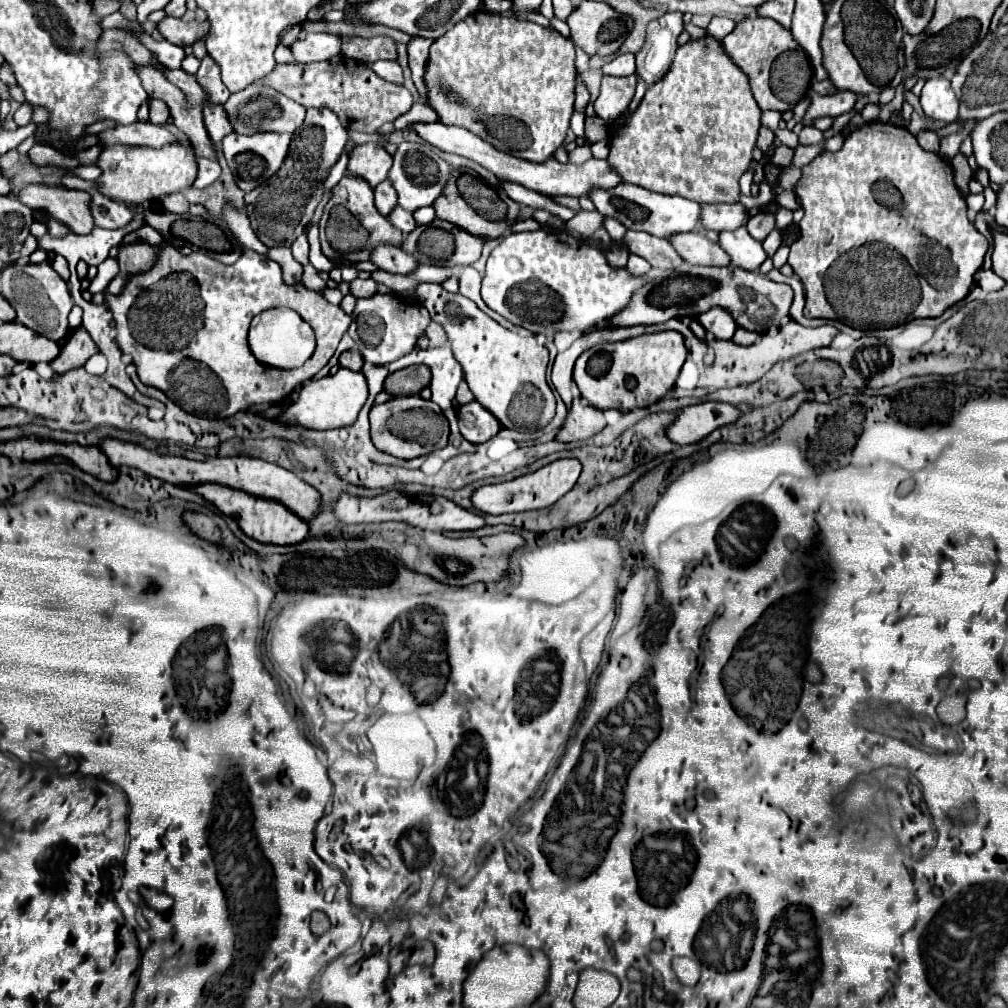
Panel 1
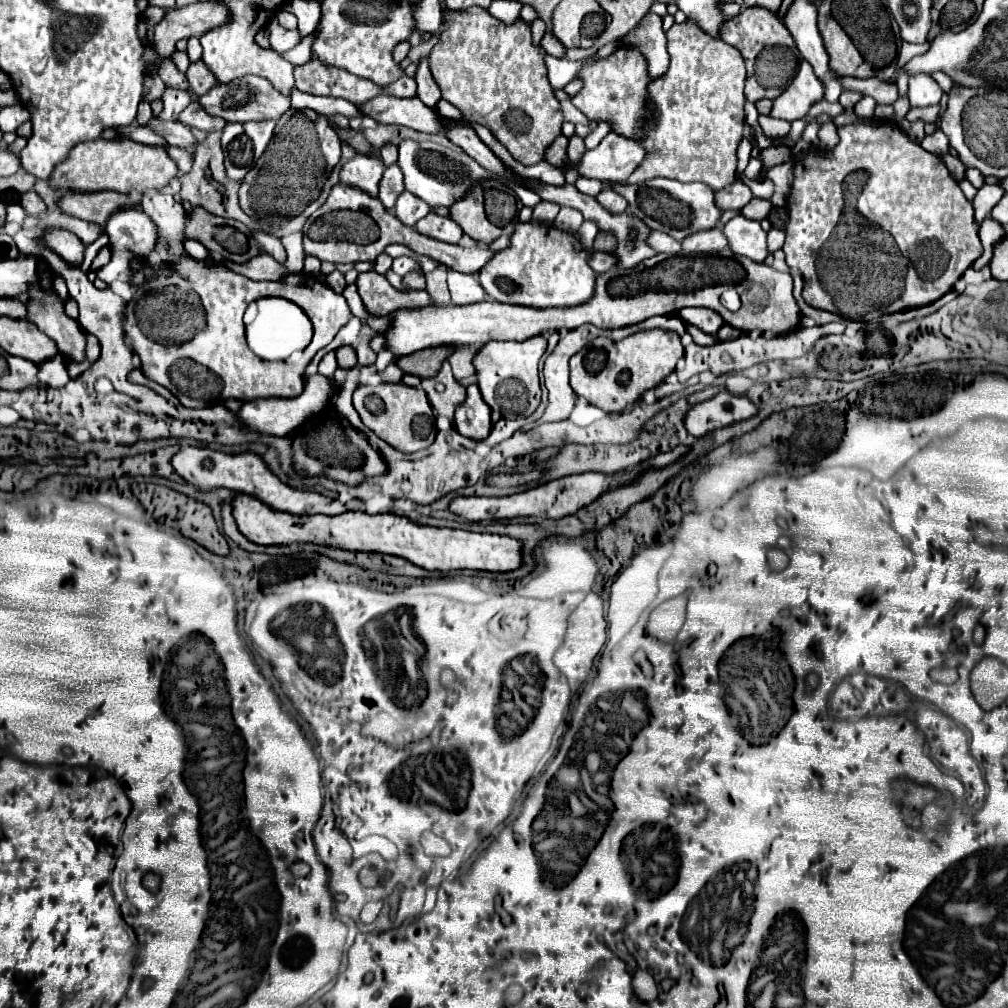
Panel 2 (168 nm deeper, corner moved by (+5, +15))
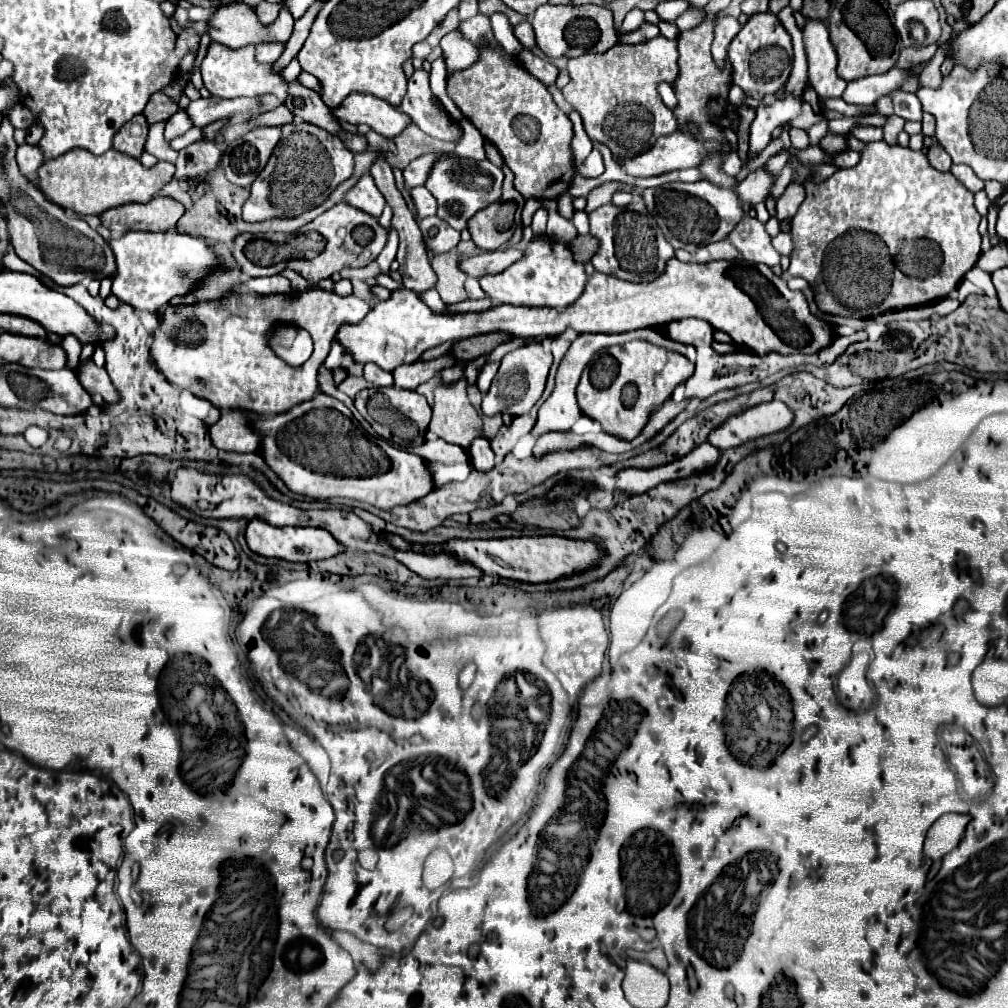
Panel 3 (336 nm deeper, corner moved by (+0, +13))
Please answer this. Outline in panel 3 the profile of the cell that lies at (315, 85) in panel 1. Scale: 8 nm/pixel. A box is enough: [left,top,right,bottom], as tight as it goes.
[401,69,459,141]

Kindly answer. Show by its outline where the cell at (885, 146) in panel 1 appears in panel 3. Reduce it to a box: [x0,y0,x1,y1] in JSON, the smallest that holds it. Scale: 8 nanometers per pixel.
[789,139,981,313]

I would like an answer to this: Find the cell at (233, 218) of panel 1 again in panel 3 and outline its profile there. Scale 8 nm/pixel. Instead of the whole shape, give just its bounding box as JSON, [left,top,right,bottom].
[281,267,311,291]

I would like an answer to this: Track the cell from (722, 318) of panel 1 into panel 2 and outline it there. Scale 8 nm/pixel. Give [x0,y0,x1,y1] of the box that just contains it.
[678,309,724,335]

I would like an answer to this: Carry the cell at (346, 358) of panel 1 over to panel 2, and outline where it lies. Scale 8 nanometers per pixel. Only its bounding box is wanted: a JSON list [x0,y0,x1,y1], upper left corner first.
[336,347,356,369]

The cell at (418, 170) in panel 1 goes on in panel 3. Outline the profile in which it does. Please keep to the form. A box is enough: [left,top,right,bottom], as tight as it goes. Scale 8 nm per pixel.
[425,155,503,231]

